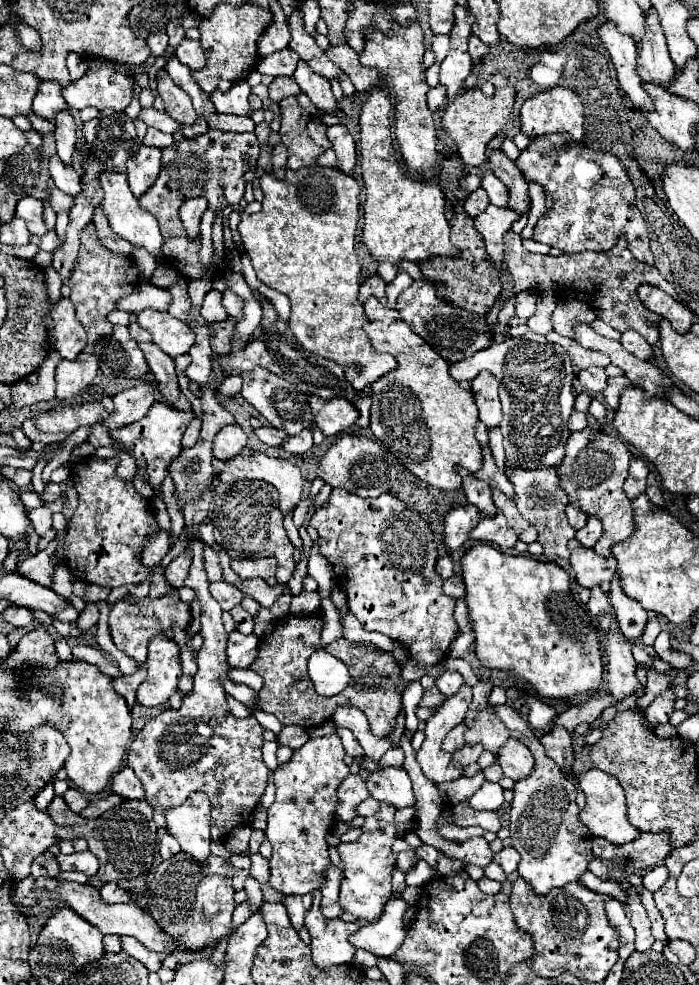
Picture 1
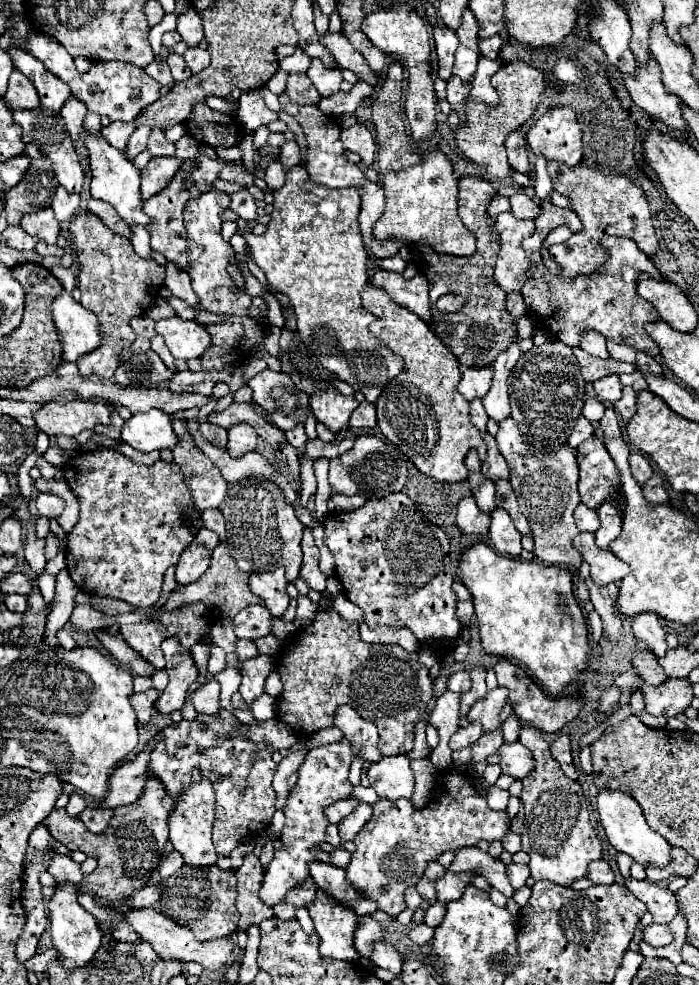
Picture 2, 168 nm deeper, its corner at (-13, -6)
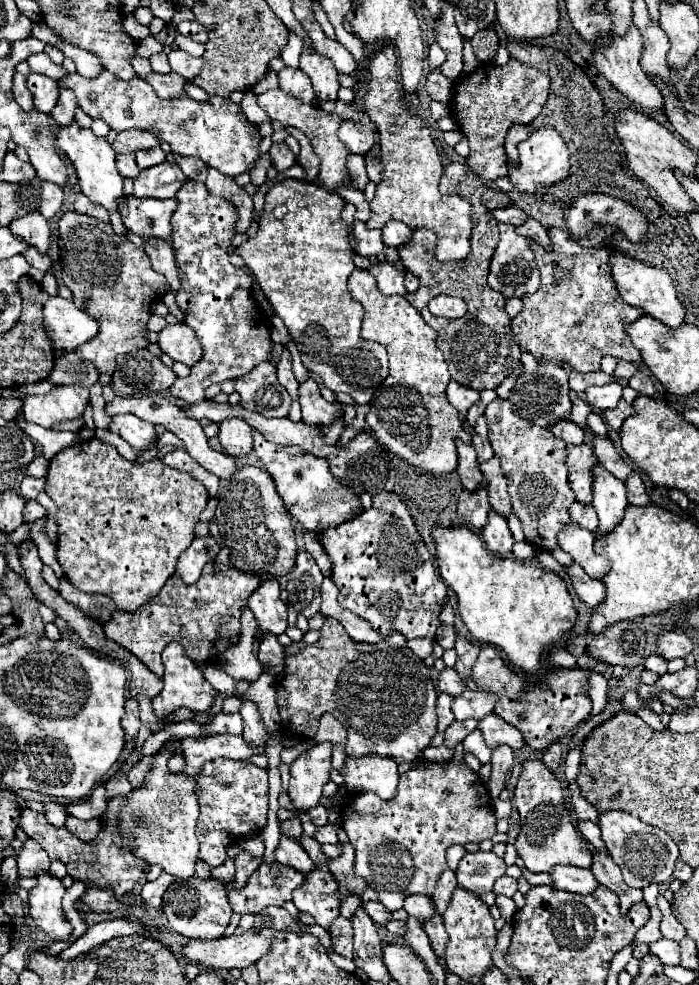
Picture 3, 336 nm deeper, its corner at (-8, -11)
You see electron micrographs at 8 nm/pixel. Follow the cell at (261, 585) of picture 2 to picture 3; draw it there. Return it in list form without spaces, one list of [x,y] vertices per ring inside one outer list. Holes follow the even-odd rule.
[[[274,576],[266,578],[250,594],[247,606],[254,612],[260,632],[272,632],[278,636],[286,630],[286,604],[280,600],[280,584]]]

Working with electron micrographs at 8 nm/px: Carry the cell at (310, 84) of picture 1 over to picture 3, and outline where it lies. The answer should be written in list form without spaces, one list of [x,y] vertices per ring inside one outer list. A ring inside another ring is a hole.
[[[304,46],[302,58],[300,58],[300,70],[310,76],[312,88],[318,100],[336,100],[336,94],[340,88],[338,72],[326,56],[320,56]]]

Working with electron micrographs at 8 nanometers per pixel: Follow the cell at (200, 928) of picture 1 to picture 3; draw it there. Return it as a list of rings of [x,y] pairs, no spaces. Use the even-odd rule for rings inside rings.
[[[192,876],[188,880],[174,880],[174,886],[166,890],[162,912],[170,922],[170,928],[186,938],[214,940],[220,938],[232,918],[232,908],[228,904],[226,886],[214,878],[198,878]]]

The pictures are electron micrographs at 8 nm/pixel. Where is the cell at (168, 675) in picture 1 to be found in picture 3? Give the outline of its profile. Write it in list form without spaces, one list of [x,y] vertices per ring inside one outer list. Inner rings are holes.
[[[170,642],[162,652],[164,662],[164,690],[152,700],[154,714],[158,718],[166,718],[170,712],[174,712],[180,706],[186,706],[190,710],[208,710],[212,706],[212,700],[216,696],[216,690],[210,686],[210,682],[204,678],[204,674],[198,670],[198,666],[184,654],[182,646],[178,642]]]

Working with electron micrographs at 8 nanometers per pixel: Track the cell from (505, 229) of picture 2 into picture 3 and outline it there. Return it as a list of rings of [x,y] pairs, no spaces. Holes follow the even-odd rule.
[[[500,224],[500,240],[498,240],[496,252],[490,262],[488,284],[506,298],[522,296],[526,292],[536,292],[540,286],[540,272],[534,262],[534,254],[528,246],[528,238],[516,234],[514,226],[510,226],[510,224]]]

